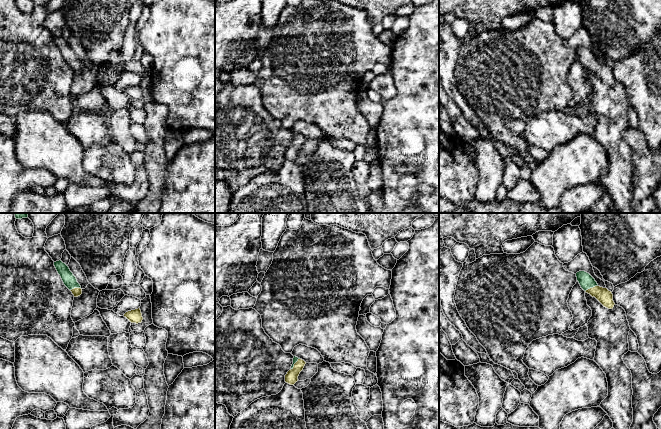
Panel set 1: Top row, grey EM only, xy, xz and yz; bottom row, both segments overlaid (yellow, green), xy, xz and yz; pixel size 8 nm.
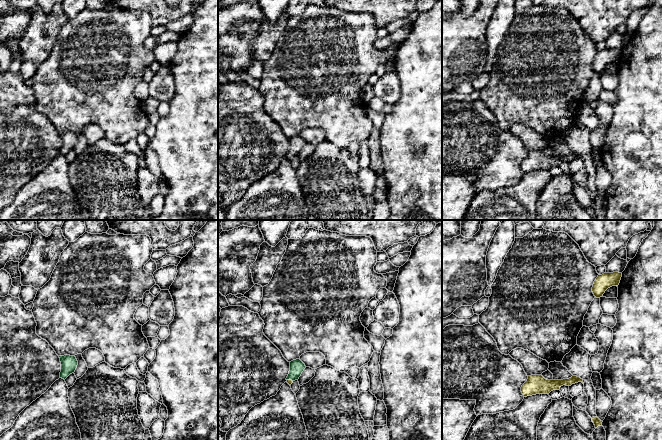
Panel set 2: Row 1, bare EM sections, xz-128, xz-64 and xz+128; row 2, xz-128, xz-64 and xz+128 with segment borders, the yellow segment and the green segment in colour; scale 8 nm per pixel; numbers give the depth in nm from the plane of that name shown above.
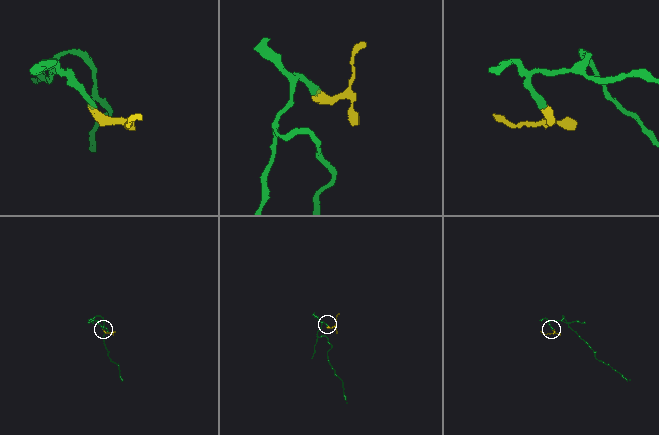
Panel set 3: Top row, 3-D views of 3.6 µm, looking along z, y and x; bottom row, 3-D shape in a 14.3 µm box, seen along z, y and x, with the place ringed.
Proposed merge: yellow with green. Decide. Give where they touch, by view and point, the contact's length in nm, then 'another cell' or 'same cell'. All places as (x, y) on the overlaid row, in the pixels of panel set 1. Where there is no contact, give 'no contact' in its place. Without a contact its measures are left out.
contact yz (591, 288); length 120 nm; same cell

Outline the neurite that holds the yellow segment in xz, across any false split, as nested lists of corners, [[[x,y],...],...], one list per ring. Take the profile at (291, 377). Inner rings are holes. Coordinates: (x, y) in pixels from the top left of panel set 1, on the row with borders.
[[[294,356],[291,369],[285,375],[285,382],[294,385],[298,381],[298,376],[303,370],[305,364],[306,362],[304,360]]]

